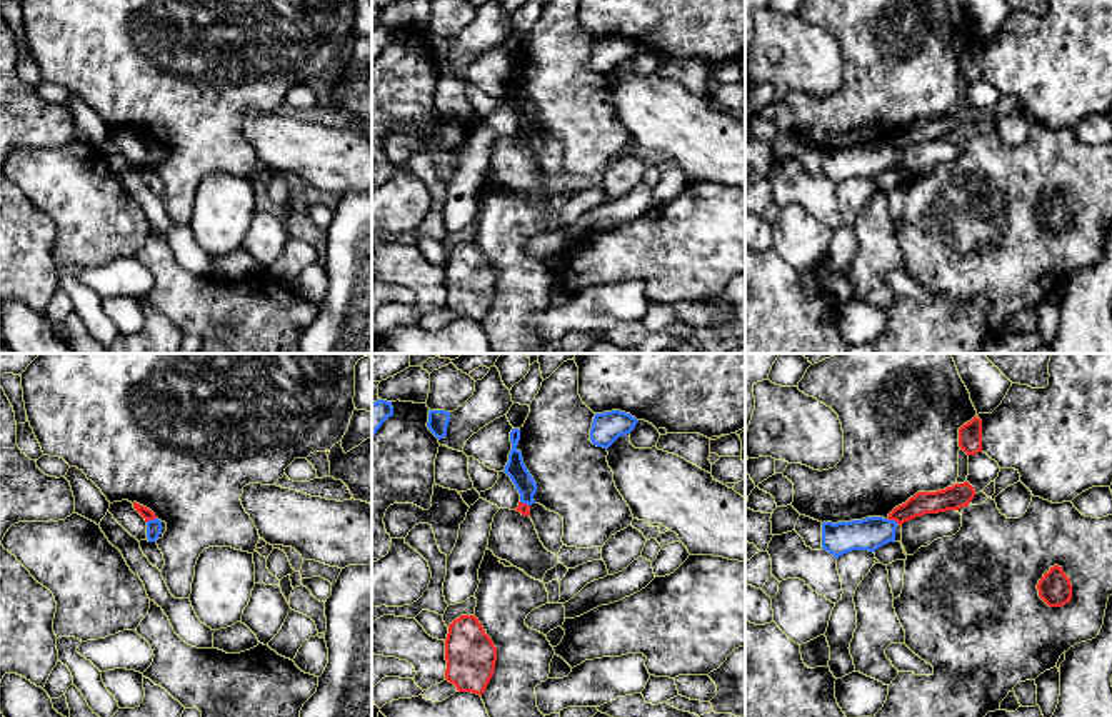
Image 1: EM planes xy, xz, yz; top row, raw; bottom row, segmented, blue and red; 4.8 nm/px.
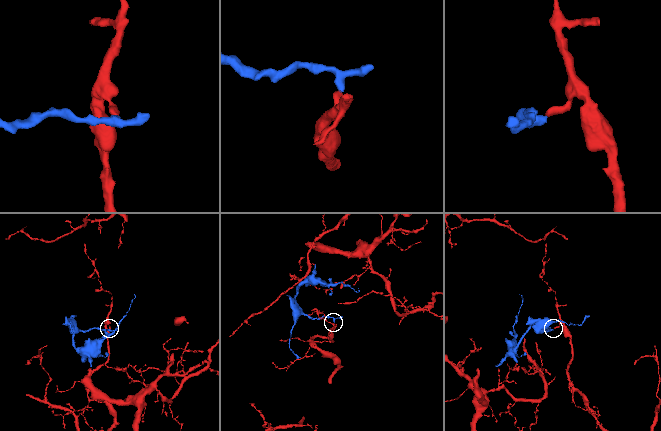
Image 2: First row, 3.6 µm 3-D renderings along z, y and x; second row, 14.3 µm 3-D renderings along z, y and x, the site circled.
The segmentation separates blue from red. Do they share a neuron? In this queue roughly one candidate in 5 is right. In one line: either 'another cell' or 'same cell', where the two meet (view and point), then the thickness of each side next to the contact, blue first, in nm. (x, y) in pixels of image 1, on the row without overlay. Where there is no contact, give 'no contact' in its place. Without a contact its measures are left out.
another cell; meets blue in yz at (892, 147); 160 nm thick on the blue side, 110 nm on the other

